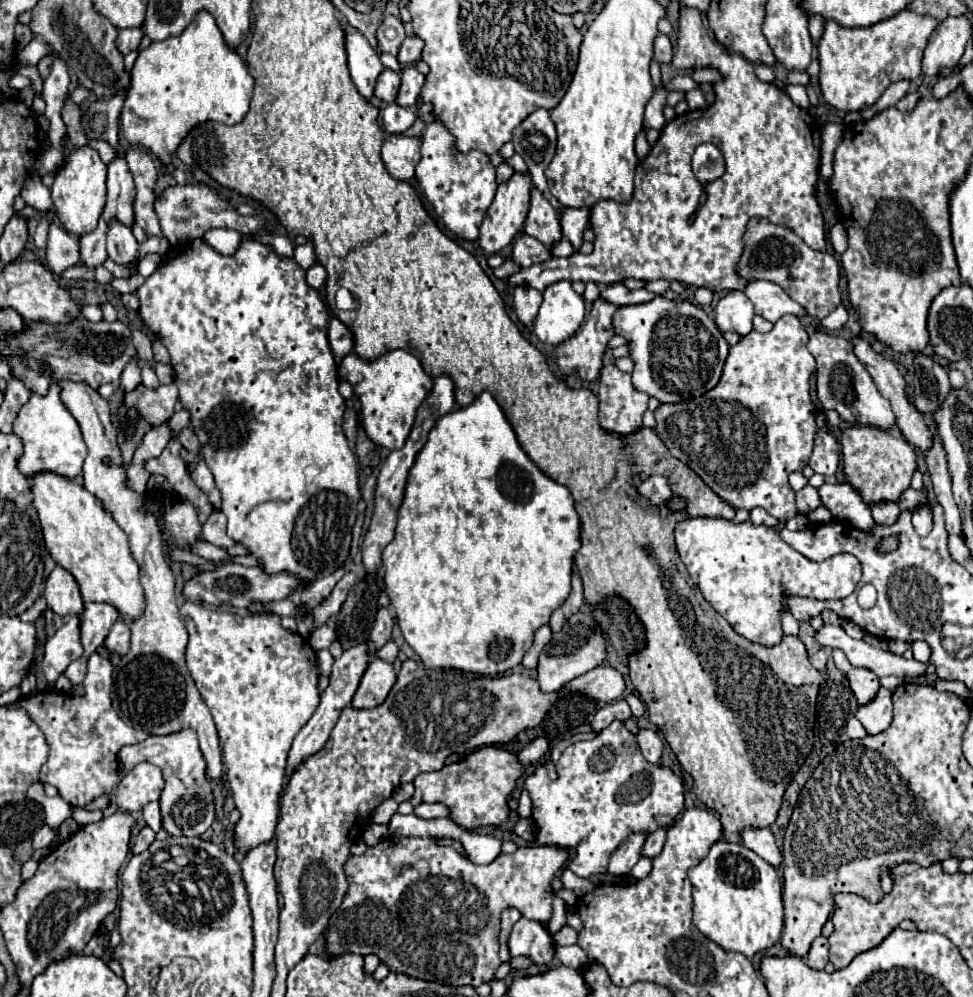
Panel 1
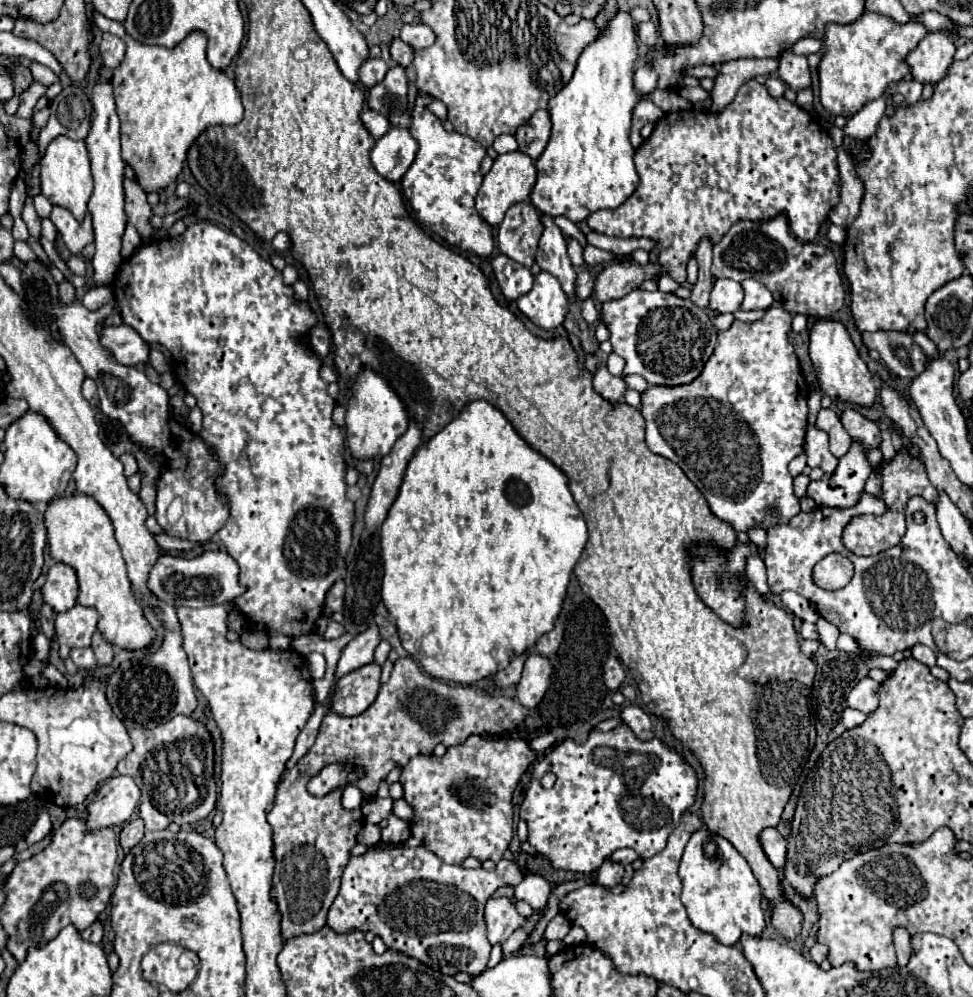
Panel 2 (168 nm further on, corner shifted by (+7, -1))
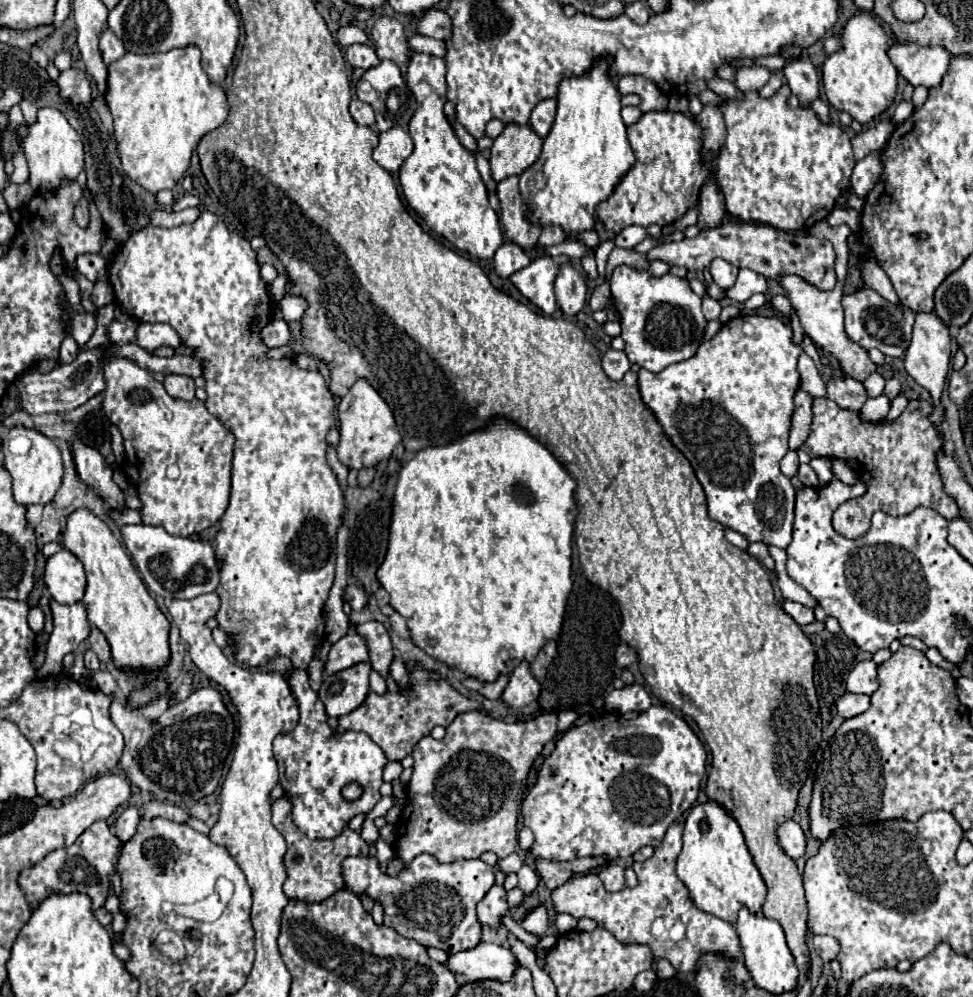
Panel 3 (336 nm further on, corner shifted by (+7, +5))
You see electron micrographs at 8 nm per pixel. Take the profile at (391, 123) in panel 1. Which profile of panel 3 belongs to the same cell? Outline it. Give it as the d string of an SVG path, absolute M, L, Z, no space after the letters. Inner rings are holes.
M354 99L354 101L350 103L350 113L352 113L352 117L354 117L354 121L356 121L358 125L374 127L374 123L376 123L372 105L368 105L368 103L360 101L360 99Z

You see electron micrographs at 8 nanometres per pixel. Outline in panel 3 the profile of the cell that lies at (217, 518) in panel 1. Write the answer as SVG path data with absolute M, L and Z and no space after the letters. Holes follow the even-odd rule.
M104 357L106 391L102 407L108 419L120 429L124 437L126 461L124 469L130 481L138 487L144 509L140 511L146 525L164 527L178 537L190 537L212 527L224 515L230 499L230 475L232 475L232 449L234 437L228 433L216 417L212 417L200 399L180 401L172 399L164 385L154 379L148 369L138 367L128 357Z

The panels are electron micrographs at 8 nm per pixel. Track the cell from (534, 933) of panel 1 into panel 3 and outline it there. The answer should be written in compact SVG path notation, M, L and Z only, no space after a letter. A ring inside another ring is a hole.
M494 885L478 905L478 921L490 929L498 929L504 915L508 915L506 891L504 887Z

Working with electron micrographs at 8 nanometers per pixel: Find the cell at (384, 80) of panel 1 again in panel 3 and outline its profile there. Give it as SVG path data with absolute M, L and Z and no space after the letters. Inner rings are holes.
M350 45L346 59L352 67L360 67L364 71L368 71L380 63L376 49L372 45Z

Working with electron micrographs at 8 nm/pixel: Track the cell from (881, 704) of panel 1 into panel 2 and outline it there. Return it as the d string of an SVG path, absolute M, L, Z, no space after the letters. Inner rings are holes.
M864 677L848 693L846 703L848 703L848 707L858 709L858 711L870 715L878 707L878 683L874 679L870 679L870 677Z

